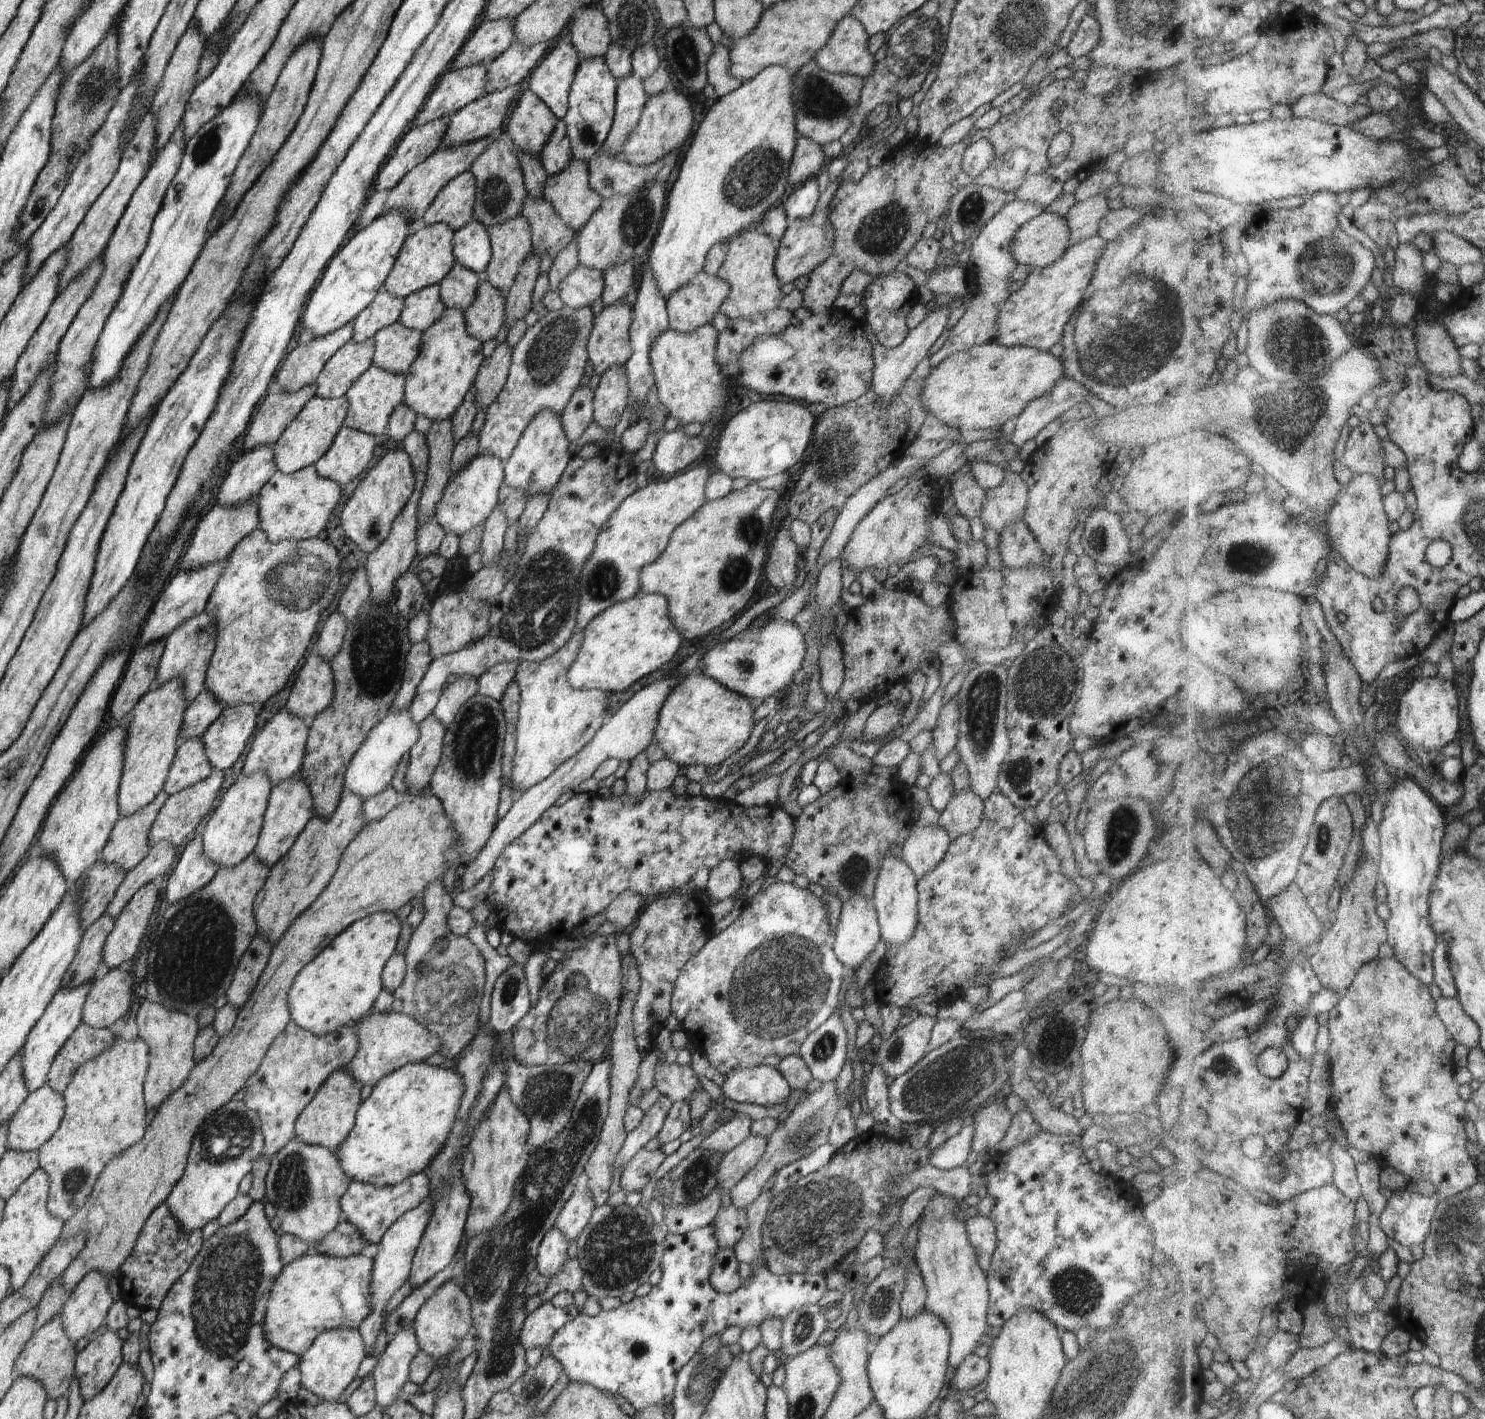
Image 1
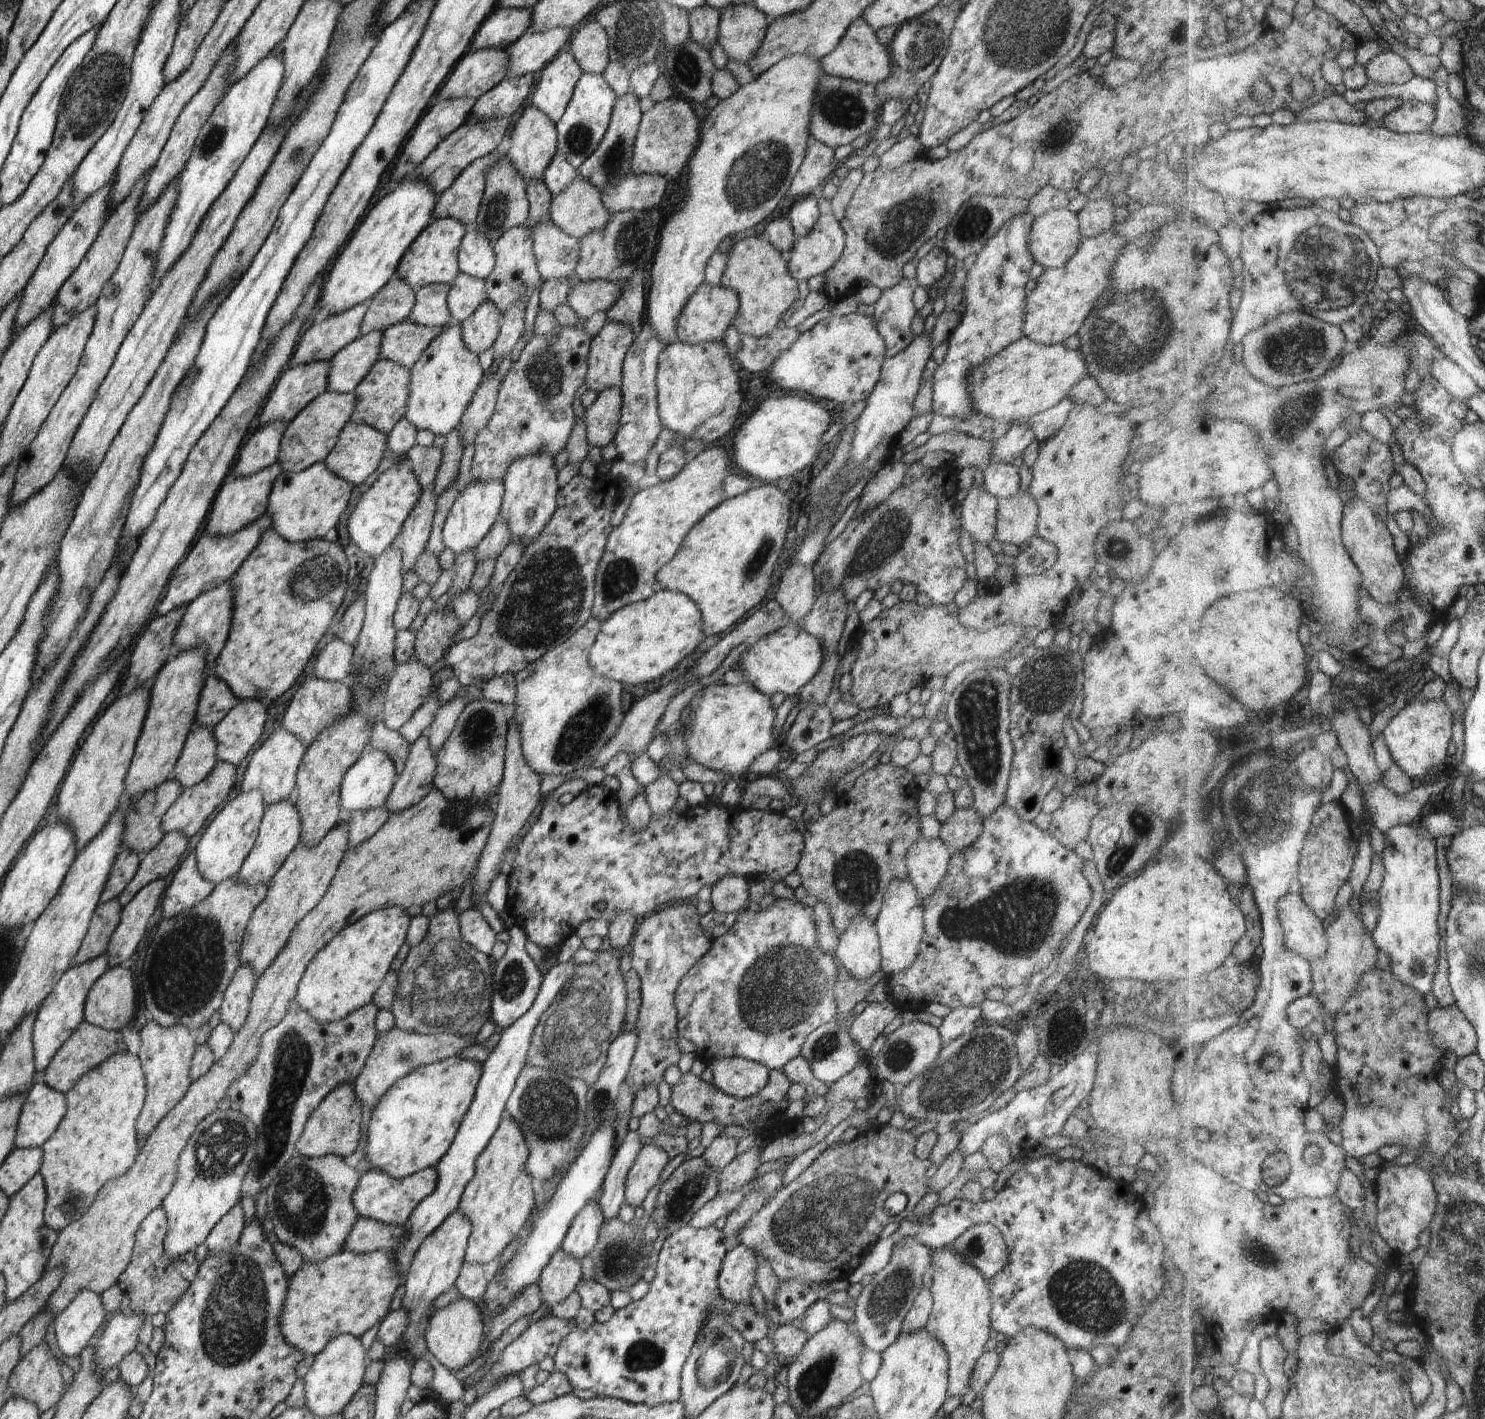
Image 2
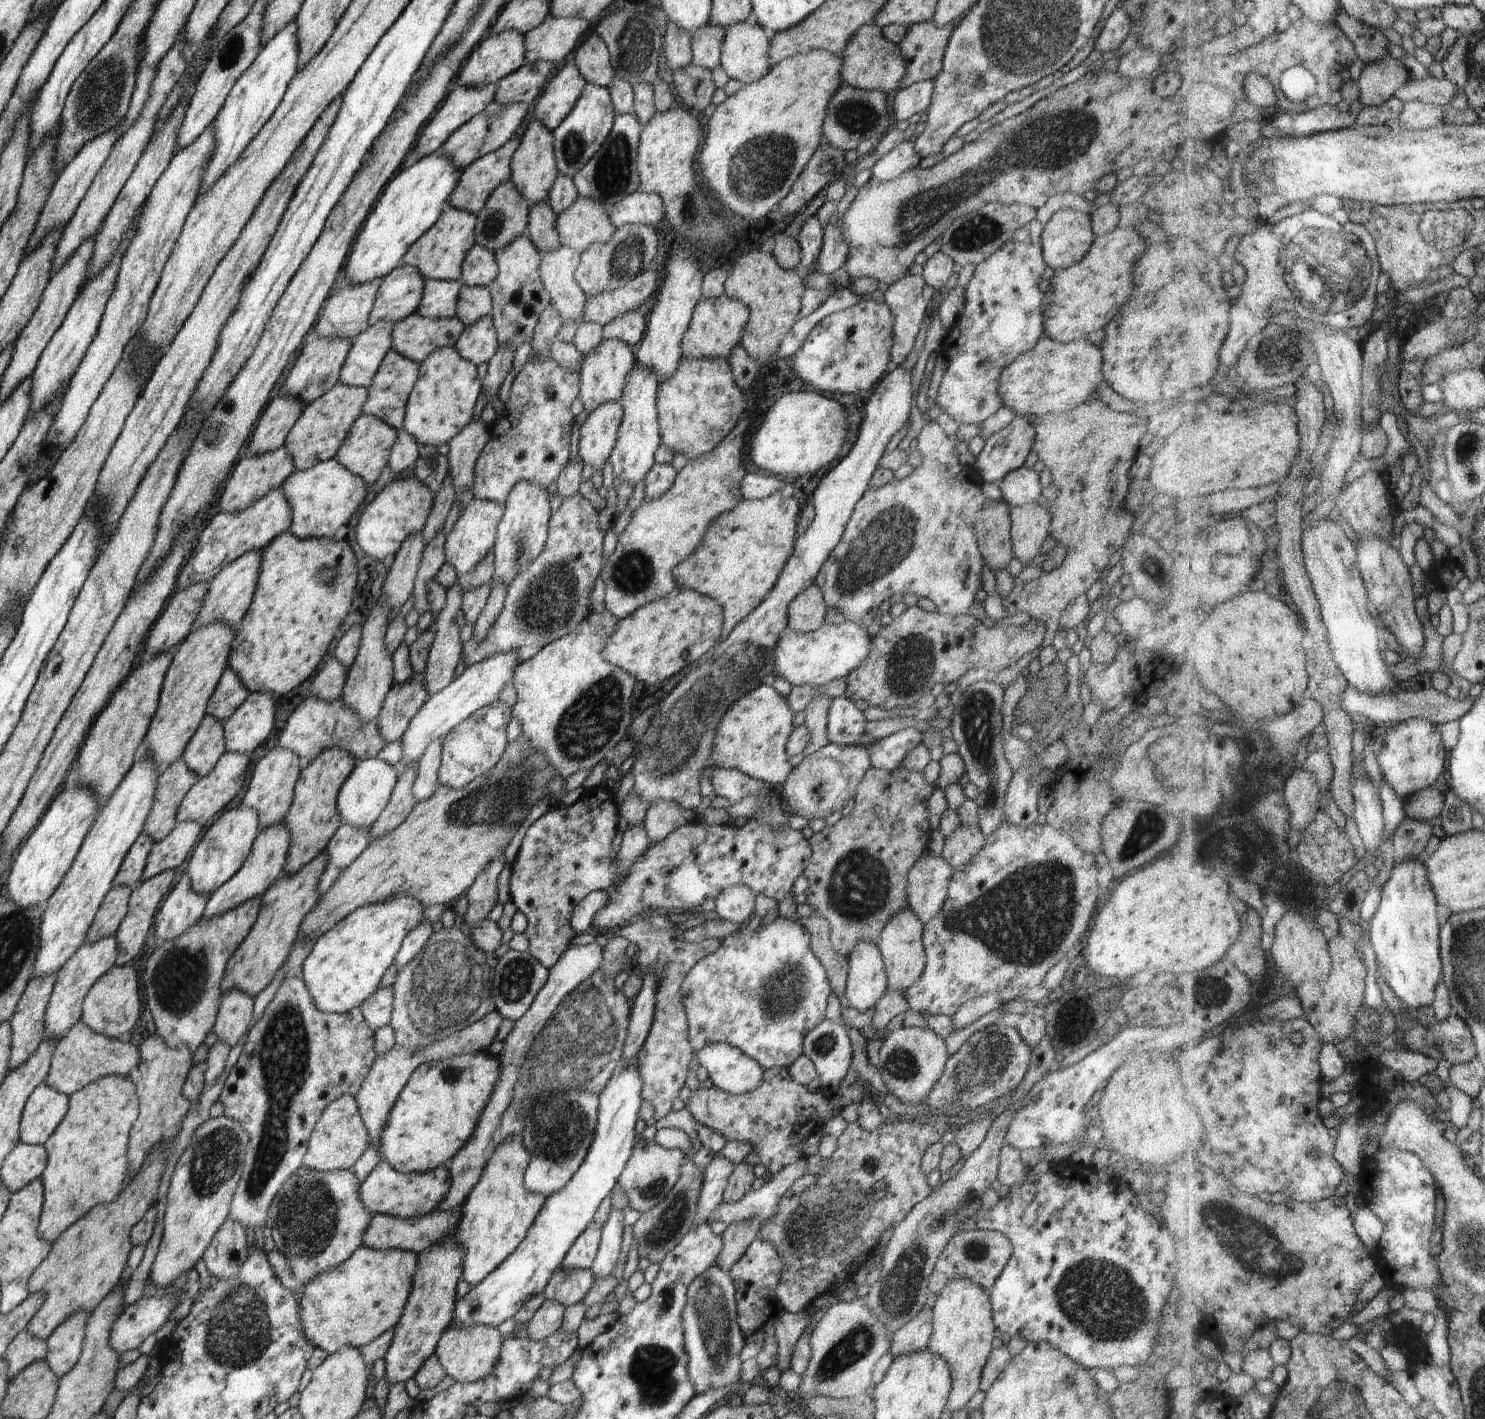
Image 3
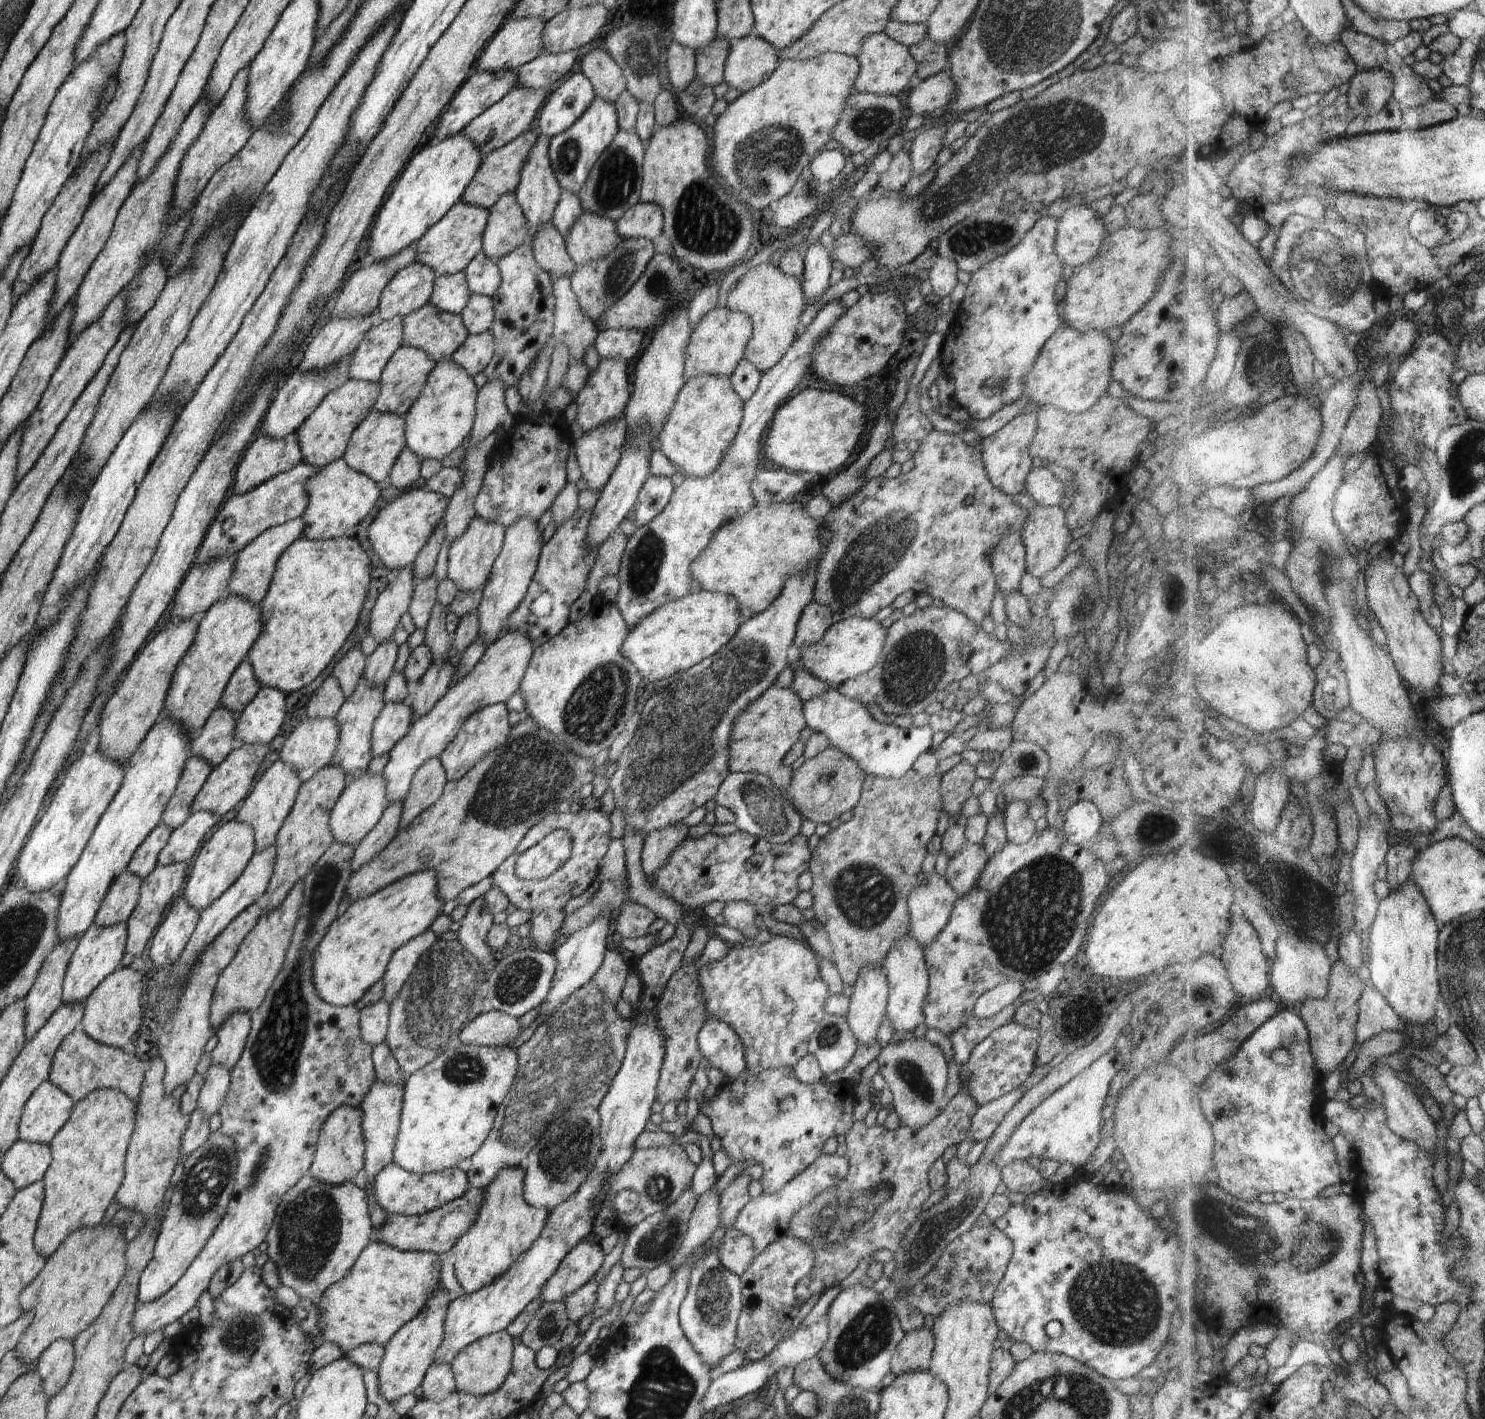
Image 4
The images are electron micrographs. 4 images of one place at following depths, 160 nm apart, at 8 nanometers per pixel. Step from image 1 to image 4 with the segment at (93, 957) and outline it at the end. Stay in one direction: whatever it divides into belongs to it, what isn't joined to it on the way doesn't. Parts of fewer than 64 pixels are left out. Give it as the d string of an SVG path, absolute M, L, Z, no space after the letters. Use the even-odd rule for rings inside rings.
M124 871L107 890L93 924L107 927L126 923L138 902L141 882L140 877Z

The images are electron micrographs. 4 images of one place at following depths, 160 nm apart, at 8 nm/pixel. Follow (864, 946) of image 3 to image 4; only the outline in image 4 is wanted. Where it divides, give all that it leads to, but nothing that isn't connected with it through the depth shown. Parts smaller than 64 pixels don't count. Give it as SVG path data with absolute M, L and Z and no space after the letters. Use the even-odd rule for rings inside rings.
M864 965L859 970L852 986L854 992L849 998L850 1006L849 1013L846 1015L847 1023L859 1043L870 1044L876 1040L878 1027L887 1014L888 981L883 969L876 965Z

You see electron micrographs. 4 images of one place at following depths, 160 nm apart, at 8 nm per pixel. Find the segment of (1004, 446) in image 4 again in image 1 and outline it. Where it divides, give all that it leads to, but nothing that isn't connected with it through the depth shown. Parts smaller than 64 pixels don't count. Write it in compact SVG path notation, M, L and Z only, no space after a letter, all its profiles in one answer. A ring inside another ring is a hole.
M1060 377L1048 392L1025 404L1024 410L1017 416L1011 442L1020 449L1026 440L1033 439L1048 423L1058 419L1063 412L1070 410L1076 404L1085 402L1088 394L1090 395L1090 392L1085 386L1068 377Z

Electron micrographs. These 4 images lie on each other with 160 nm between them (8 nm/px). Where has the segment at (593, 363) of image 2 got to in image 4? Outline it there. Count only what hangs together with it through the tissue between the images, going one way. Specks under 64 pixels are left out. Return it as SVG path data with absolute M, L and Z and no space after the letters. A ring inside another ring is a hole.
M616 357L600 358L598 366L588 373L582 390L575 396L578 405L576 421L583 431L592 430L595 426L618 418L624 412L632 393L632 384L628 381L628 362Z

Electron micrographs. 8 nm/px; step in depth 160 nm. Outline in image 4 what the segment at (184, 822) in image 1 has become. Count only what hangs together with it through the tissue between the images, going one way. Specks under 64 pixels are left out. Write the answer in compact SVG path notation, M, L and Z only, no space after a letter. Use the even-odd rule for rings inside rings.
M250 743L231 750L230 754L210 771L206 782L194 797L194 801L191 802L190 812L206 811L221 817L226 812L230 812L235 806L238 806L238 802L244 800L246 794L250 792L250 786L254 782L256 771L266 753L267 745L251 745Z

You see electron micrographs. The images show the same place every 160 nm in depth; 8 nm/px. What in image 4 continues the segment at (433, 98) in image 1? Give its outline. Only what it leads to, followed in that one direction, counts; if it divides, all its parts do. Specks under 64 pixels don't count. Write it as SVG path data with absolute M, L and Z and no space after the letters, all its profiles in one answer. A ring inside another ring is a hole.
M508 18L477 58L477 73L514 71L544 53L541 36L545 24L540 19Z

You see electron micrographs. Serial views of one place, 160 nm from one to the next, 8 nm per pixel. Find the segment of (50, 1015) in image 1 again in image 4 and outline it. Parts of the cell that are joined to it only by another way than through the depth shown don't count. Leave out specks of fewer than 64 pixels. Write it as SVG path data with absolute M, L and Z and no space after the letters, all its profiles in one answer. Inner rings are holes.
M118 923L102 927L92 925L81 936L78 946L66 967L61 1002L64 1005L82 1003L90 993L109 975L127 962L125 944L127 941L127 924Z

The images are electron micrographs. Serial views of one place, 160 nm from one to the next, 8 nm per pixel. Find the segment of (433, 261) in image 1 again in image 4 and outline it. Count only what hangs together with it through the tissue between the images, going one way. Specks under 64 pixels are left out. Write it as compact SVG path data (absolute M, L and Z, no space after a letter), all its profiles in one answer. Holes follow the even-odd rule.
M461 200L454 203L444 218L434 223L426 234L419 238L415 246L416 261L428 265L437 277L464 271L470 261L481 251L488 215L488 209L469 205Z

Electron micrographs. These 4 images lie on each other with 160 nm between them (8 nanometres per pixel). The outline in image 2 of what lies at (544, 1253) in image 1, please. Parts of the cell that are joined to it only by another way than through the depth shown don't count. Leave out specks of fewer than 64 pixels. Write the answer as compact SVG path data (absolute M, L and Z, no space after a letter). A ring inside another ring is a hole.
M560 1247L558 1251L552 1253L537 1282L543 1300L552 1306L566 1299L570 1293L575 1292L581 1276L579 1260Z

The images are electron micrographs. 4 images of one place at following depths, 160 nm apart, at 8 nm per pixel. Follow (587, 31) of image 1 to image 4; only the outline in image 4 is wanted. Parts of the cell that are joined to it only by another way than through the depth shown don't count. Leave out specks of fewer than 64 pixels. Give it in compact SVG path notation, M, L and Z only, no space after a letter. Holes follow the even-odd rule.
M594 46L582 56L580 70L592 83L595 96L609 103L614 104L622 92L627 90L621 66L600 46Z

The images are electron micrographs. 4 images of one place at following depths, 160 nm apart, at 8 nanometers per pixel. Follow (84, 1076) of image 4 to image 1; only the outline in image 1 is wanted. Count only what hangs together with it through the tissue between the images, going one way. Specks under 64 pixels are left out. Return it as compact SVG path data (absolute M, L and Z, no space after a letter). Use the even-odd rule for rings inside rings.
M80 1023L54 1057L47 1074L47 1085L61 1095L78 1067L106 1050L116 1037L110 1029L95 1029Z

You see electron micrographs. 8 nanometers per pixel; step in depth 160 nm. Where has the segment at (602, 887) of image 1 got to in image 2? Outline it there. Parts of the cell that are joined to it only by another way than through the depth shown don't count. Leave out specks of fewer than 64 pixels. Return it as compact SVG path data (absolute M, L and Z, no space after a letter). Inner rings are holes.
M601 784L589 785L566 805L548 797L535 824L518 845L507 876L509 889L504 911L513 918L513 924L526 933L527 940L545 948L549 968L556 963L563 940L584 921L604 919L610 922L620 911L631 912L640 920L665 904L675 904L678 900L696 901L700 888L716 884L724 875L740 875L748 880L762 875L777 883L796 870L804 848L796 822L784 812L772 809L728 808L724 804L712 805L707 800L704 805L688 806L681 814L670 811L659 817L652 815L647 827L638 832L631 829L626 818L620 817L618 809L617 791L610 791ZM598 902L606 902L606 908L596 909L594 906Z

